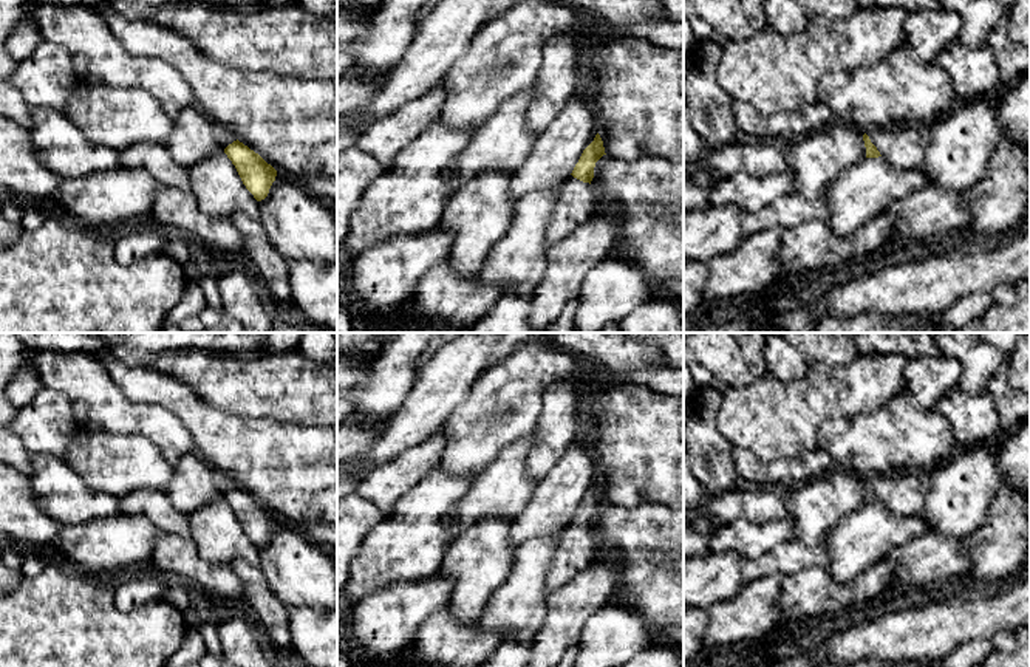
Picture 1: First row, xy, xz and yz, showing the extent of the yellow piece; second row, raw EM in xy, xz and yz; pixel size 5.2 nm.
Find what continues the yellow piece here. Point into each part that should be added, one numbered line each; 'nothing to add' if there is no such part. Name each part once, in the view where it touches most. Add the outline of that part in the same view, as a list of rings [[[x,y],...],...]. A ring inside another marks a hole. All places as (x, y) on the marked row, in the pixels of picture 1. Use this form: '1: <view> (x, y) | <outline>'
1: yz (902, 147) | [[[895,125],[866,133],[894,169],[917,167],[926,152],[929,127]]]

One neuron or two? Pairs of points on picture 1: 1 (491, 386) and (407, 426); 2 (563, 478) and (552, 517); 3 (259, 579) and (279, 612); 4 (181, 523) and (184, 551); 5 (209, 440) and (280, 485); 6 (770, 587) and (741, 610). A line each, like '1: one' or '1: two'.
1: two
2: one
3: one
4: two
5: one
6: one

